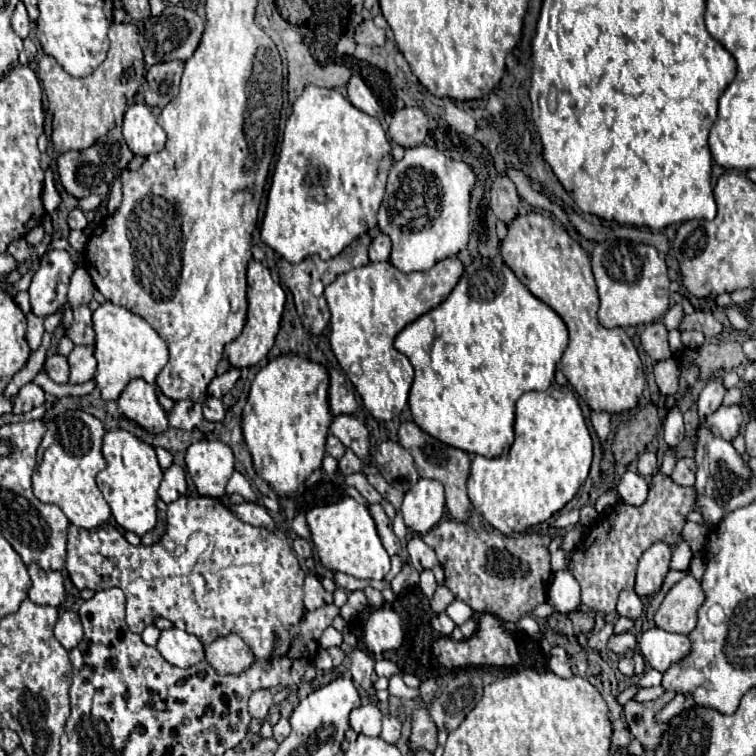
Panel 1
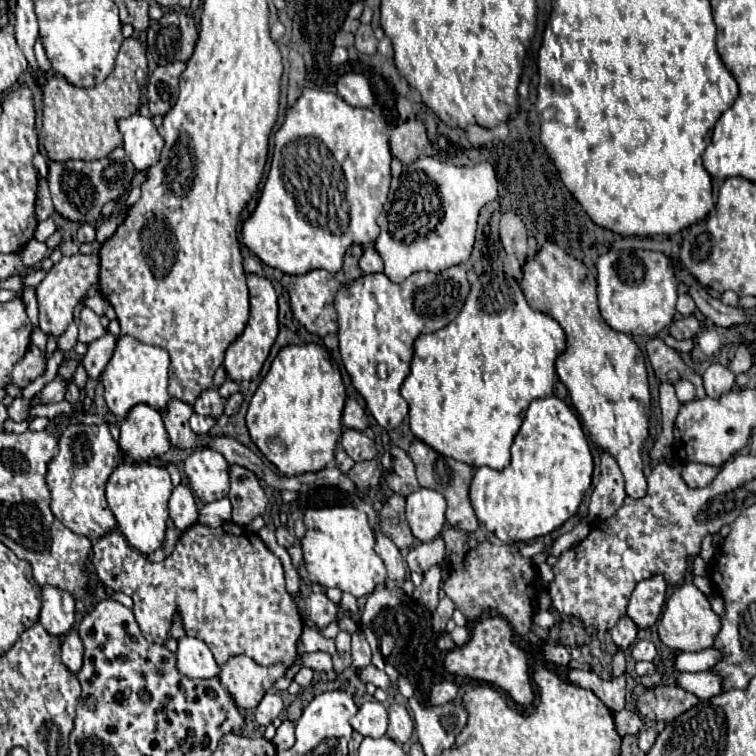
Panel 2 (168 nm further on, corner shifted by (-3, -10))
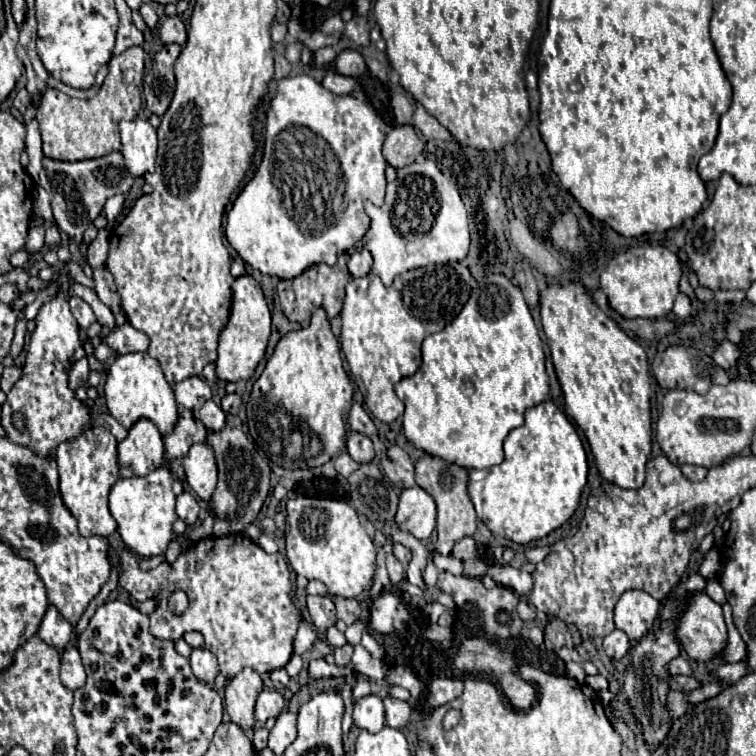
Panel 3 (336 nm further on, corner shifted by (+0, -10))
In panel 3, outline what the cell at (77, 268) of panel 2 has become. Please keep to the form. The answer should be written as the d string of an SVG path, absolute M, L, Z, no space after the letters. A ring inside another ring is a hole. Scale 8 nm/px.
M58 287L56 295L52 295L36 315L36 331L30 339L30 349L26 357L26 365L22 369L22 379L12 387L8 393L6 403L2 405L2 427L6 429L6 437L18 445L26 445L38 455L52 455L56 453L58 443L66 439L78 437L86 431L90 411L74 397L74 391L68 389L68 357L82 345L78 323L74 321L70 307L68 307L68 291ZM22 413L26 431L16 429L12 423L12 415Z

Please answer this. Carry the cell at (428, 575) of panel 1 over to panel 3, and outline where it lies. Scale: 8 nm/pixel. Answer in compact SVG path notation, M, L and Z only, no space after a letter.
M424 455L416 461L416 483L424 491L428 491L438 505L438 525L436 525L438 543L436 543L432 553L438 553L438 555L450 553L458 539L474 535L478 517L476 517L474 505L472 505L472 501L468 497L468 491L466 491L468 471L464 467L460 467L456 463L448 463L440 457L434 457L434 455Z

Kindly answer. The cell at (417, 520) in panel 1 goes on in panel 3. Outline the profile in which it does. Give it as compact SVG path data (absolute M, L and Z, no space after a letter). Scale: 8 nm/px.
M422 487L404 489L398 501L396 523L416 539L426 541L436 527L436 503Z

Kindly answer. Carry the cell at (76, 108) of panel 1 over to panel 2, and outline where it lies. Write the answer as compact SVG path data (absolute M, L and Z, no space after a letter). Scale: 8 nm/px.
M125 39L121 45L121 51L115 61L115 69L111 75L95 85L93 89L79 89L63 79L51 77L47 79L47 85L43 87L43 145L47 149L49 159L53 161L69 161L69 159L83 159L93 161L107 157L113 149L123 145L123 135L117 129L117 121L131 116L138 111L141 99L141 87L147 83L147 58L146 50L141 47L137 39Z

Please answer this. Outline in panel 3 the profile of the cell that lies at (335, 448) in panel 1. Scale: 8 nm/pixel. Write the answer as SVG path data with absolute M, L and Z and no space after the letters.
M342 451L340 455L338 455L338 459L336 459L336 471L340 473L340 475L344 475L344 477L348 477L352 471L356 471L358 469L358 463L346 453L346 451Z

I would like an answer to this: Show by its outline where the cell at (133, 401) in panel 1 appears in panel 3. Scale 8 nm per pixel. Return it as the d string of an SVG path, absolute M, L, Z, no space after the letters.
M138 419L126 439L118 443L120 477L148 475L164 461L164 443L158 427L150 419Z

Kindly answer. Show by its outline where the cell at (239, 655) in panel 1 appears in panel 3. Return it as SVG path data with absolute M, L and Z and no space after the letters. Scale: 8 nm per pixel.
M244 667L244 671L240 671L226 683L224 707L232 723L240 725L242 729L250 729L254 725L254 703L262 687L262 677L250 667Z

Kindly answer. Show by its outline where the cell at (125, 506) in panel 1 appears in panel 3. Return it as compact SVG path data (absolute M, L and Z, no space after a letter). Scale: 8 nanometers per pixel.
M158 467L150 471L144 477L128 477L118 479L110 489L110 513L118 523L118 533L124 539L126 547L140 557L154 557L162 555L174 537L172 523L178 519L174 511L174 499L172 493L172 475L166 467Z

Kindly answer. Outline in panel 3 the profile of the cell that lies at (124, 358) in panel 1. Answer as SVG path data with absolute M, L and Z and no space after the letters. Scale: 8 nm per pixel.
M126 353L118 355L108 367L106 375L106 405L110 415L126 429L130 429L138 419L146 417L160 429L162 435L170 433L178 419L178 405L174 399L174 391L164 379L164 371L156 359L148 353Z

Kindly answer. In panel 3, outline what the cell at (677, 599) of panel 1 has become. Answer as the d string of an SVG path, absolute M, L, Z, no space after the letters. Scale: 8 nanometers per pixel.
M704 591L692 595L684 615L676 623L676 637L690 659L708 661L720 655L728 639L722 607Z

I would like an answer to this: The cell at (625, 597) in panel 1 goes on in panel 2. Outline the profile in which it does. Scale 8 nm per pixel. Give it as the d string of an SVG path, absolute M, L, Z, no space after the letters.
M621 617L619 623L611 629L611 639L621 651L629 649L637 641L637 627L635 627L635 623L631 623L631 619L627 619L627 617Z

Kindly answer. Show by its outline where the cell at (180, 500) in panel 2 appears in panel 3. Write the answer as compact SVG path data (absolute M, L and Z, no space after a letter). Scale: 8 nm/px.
M188 491L180 493L176 497L176 513L178 517L186 523L186 525L194 525L196 519L198 519L198 513L200 513L200 507L198 507L198 501L194 495L190 495Z

